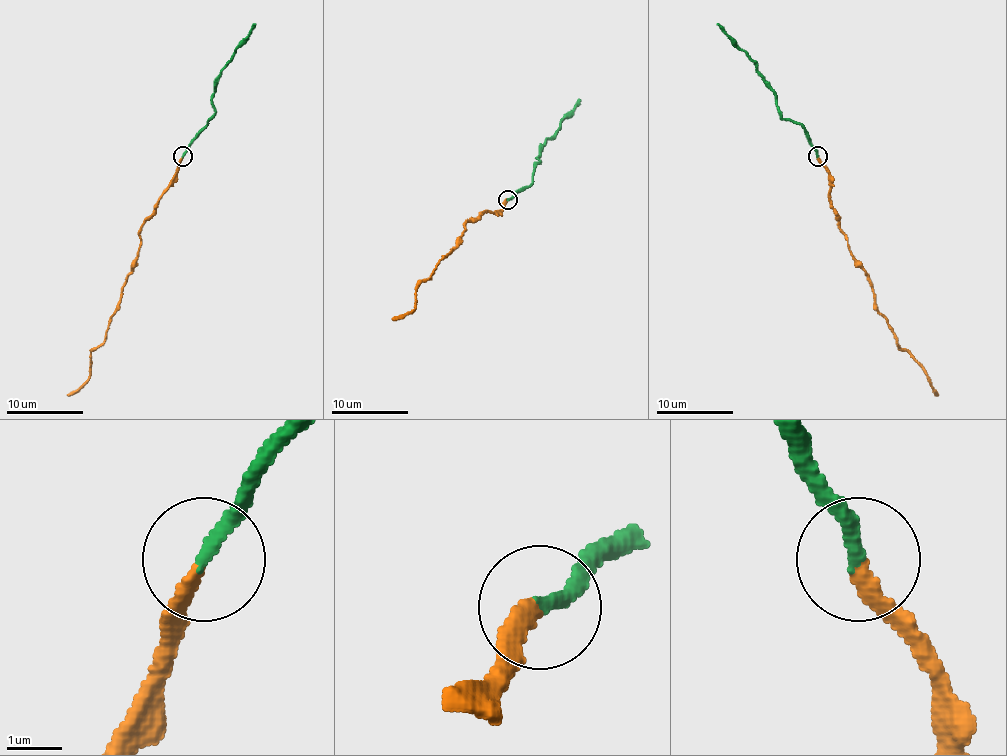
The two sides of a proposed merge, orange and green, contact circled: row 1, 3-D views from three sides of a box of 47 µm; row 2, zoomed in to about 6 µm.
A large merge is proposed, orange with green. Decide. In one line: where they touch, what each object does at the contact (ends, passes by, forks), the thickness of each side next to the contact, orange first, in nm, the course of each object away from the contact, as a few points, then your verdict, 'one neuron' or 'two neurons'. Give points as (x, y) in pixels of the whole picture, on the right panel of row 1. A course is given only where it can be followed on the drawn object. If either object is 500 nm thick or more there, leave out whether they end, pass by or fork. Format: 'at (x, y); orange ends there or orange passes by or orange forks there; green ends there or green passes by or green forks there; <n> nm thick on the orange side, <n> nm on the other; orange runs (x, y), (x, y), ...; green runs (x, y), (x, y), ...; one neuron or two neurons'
at (817, 156); orange ends there; green ends there; 240 nm thick on the orange side, 280 nm on the other; orange runs (819, 155), (828, 173), (832, 208), (857, 266), (869, 281), (875, 308), (886, 322), (894, 339), (939, 395); green runs (817, 155), (809, 134), (799, 124), (782, 117), (776, 94), (757, 65), (716, 24); one neuron

